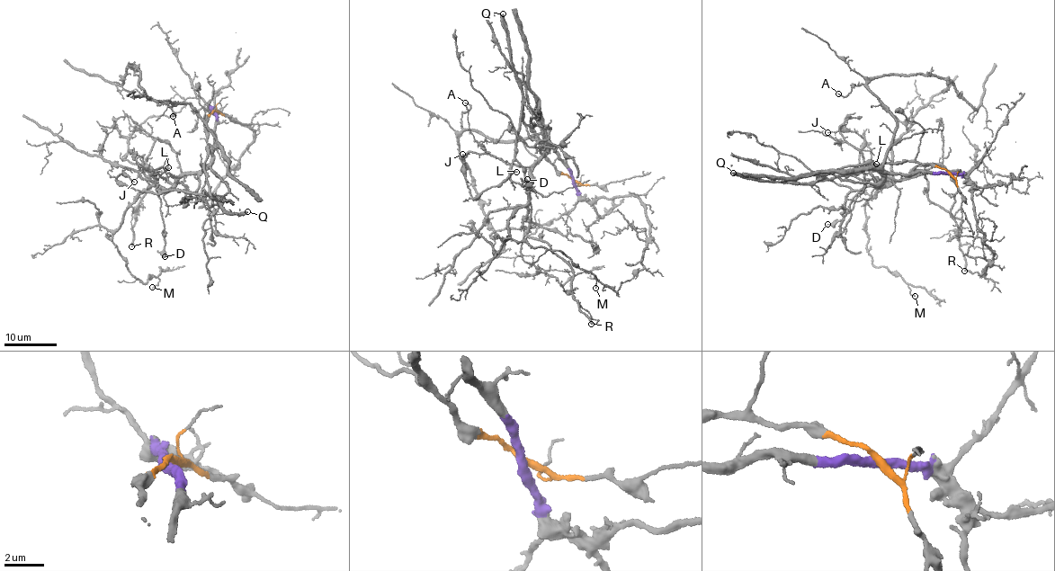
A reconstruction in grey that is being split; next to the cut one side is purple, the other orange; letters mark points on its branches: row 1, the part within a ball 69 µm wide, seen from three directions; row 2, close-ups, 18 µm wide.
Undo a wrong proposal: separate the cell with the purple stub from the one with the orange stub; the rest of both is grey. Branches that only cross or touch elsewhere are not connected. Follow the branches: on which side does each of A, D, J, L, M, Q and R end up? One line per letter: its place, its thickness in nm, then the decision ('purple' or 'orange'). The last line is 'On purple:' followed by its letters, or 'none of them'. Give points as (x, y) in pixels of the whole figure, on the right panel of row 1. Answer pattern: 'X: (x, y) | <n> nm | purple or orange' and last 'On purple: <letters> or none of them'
A: (838, 93) | 120 nm | purple
D: (827, 224) | 170 nm | orange
J: (827, 132) | 100 nm | orange
L: (876, 164) | 90 nm | orange
M: (915, 296) | 120 nm | purple
Q: (733, 173) | 360 nm | orange
R: (964, 271) | 240 nm | purple
On purple: A, M, R

